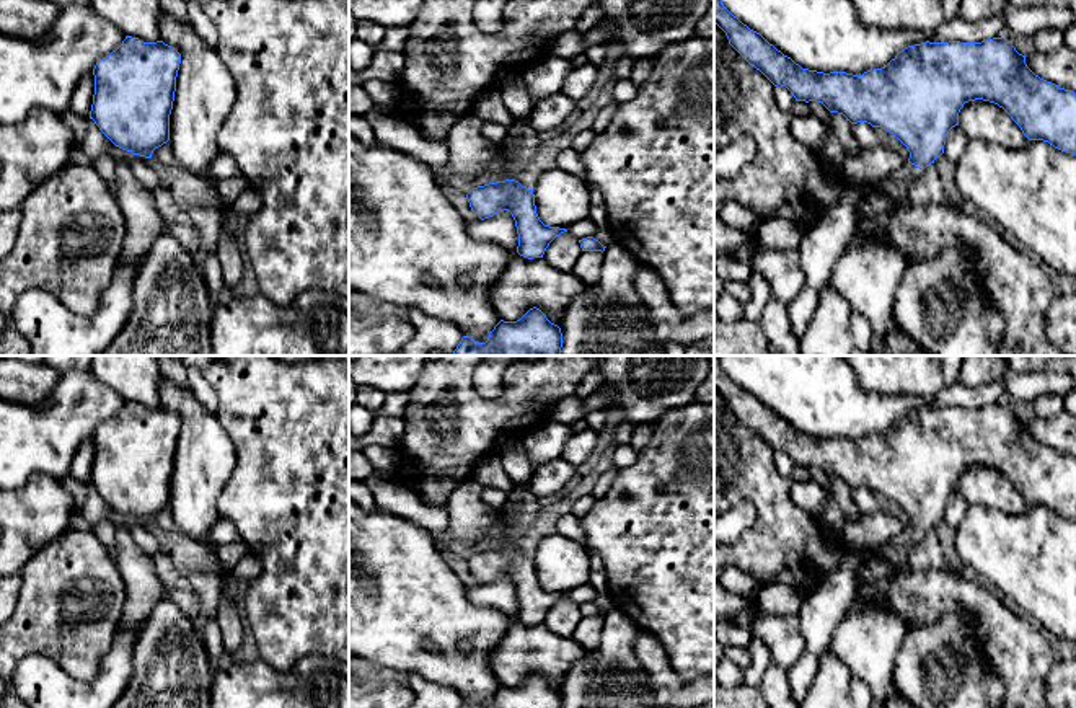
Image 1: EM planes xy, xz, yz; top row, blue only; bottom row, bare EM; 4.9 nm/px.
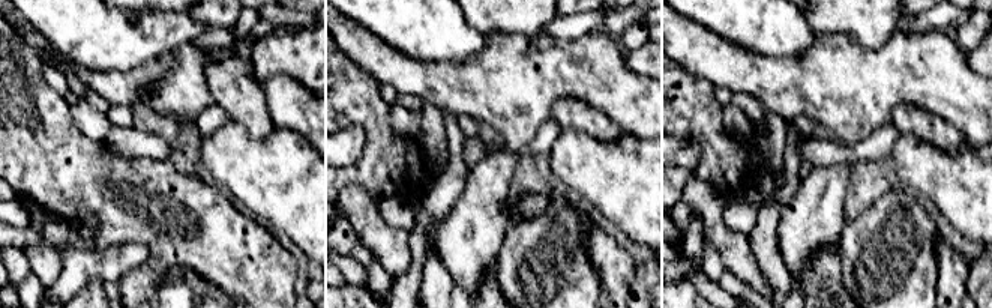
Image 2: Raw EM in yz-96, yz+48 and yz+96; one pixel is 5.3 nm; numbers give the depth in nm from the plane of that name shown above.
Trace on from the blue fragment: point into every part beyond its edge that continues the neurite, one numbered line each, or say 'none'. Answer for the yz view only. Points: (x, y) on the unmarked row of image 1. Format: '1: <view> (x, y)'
1: yz (897, 550)

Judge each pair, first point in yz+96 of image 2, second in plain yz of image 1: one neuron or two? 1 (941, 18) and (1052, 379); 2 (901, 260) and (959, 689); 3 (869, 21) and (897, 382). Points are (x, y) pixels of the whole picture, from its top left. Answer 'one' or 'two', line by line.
1: two
2: one
3: one

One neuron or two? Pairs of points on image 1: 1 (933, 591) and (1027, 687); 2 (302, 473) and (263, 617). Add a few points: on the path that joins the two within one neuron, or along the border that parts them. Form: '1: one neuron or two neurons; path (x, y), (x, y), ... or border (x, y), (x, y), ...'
1: one neuron; path (964, 596), (1021, 656)
2: one neuron; path (302, 509), (302, 576), (297, 581)

